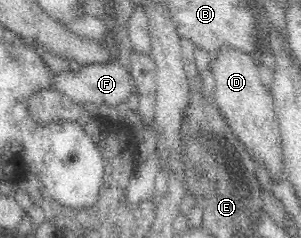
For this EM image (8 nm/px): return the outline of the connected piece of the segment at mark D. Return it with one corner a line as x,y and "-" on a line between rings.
220,46
216,56
211,56
206,69
214,78
212,102
234,136
242,141
253,160
262,161
262,165
266,165
273,181
283,181
282,149
275,121
273,98
261,83
256,62
242,50

